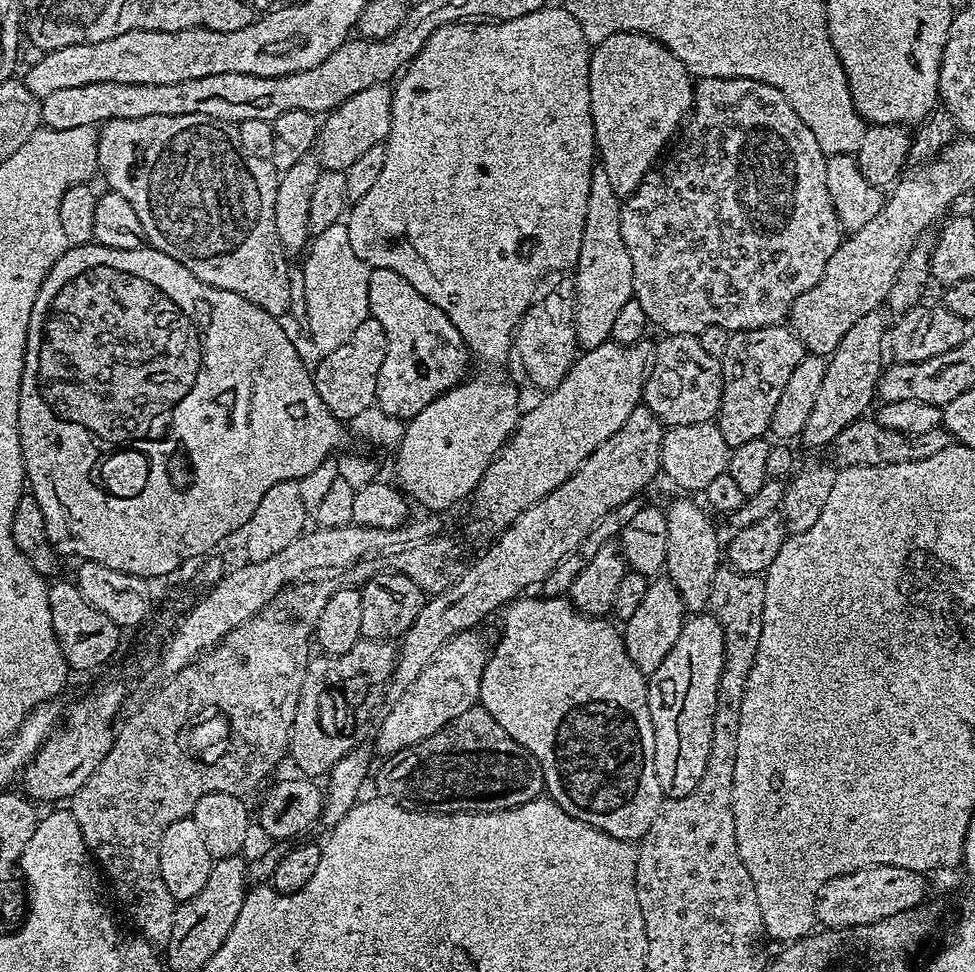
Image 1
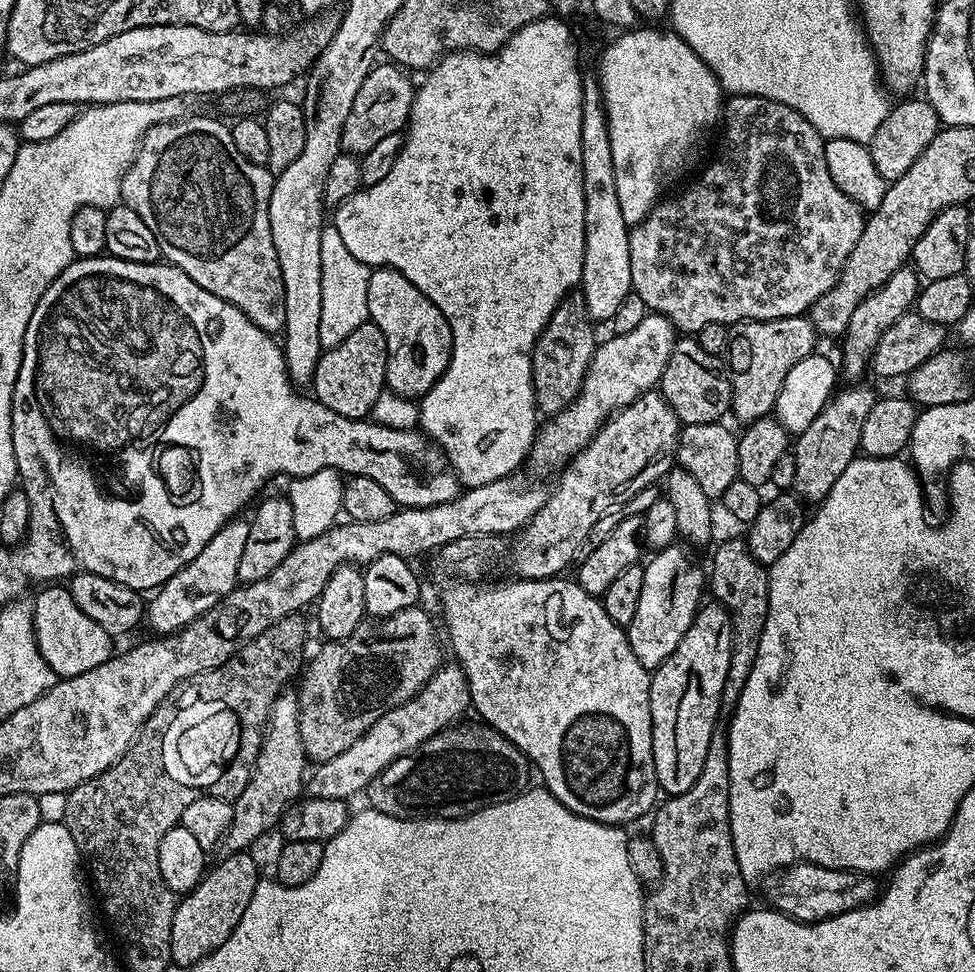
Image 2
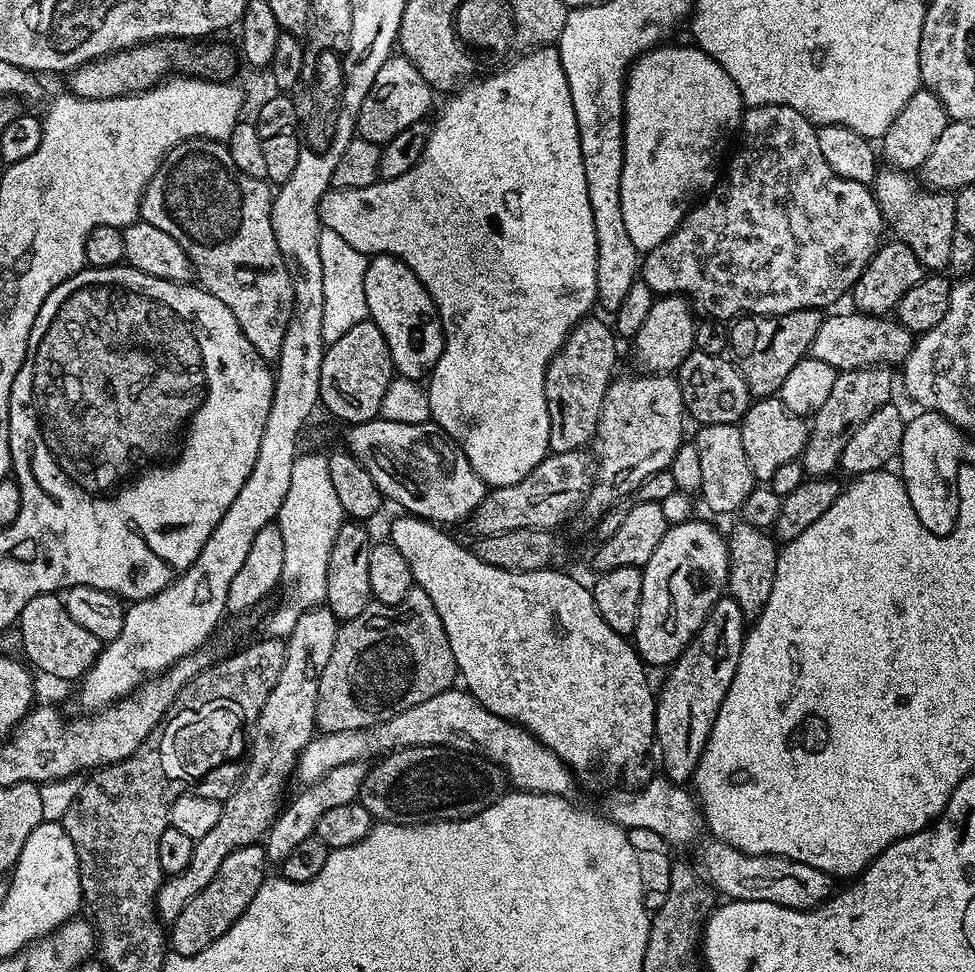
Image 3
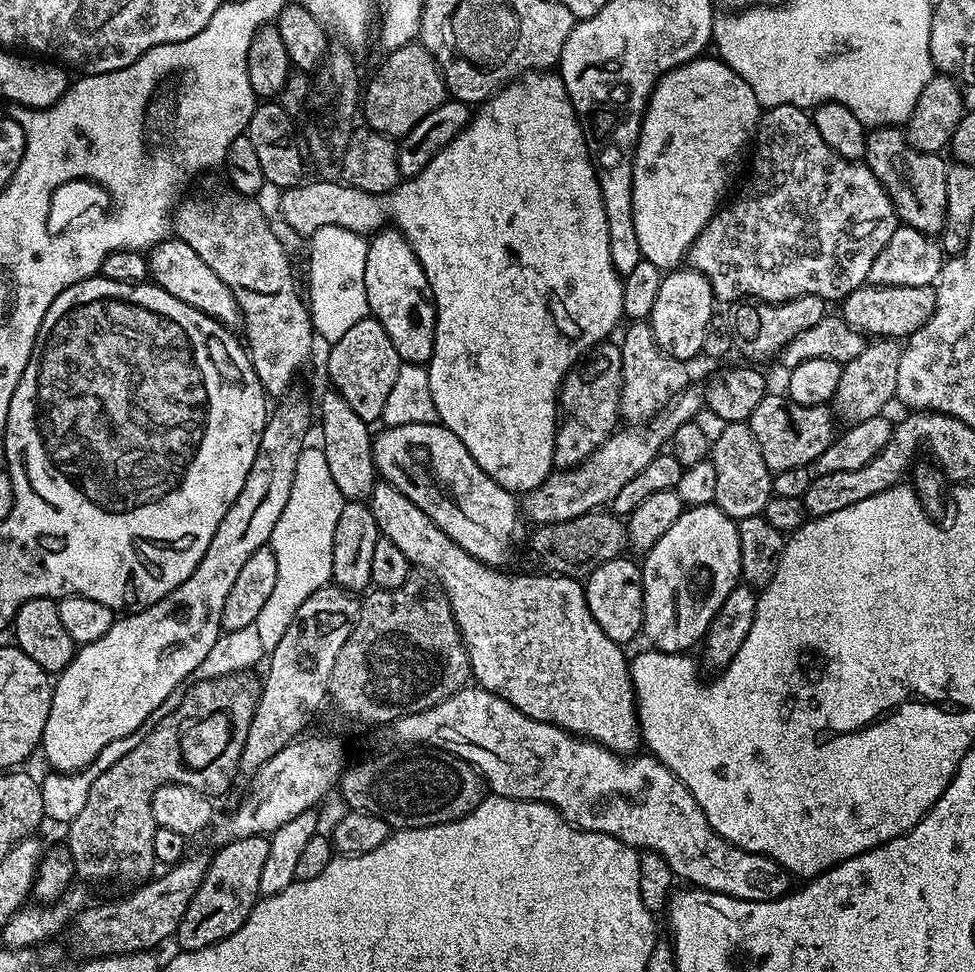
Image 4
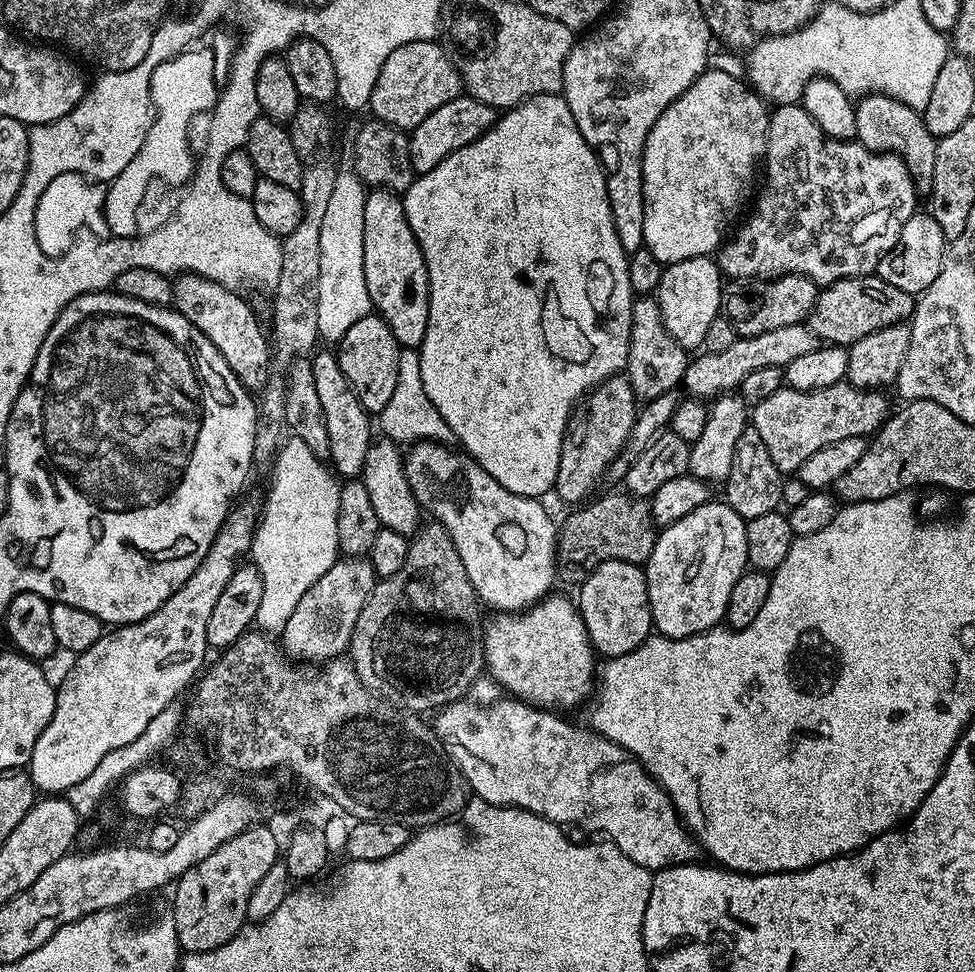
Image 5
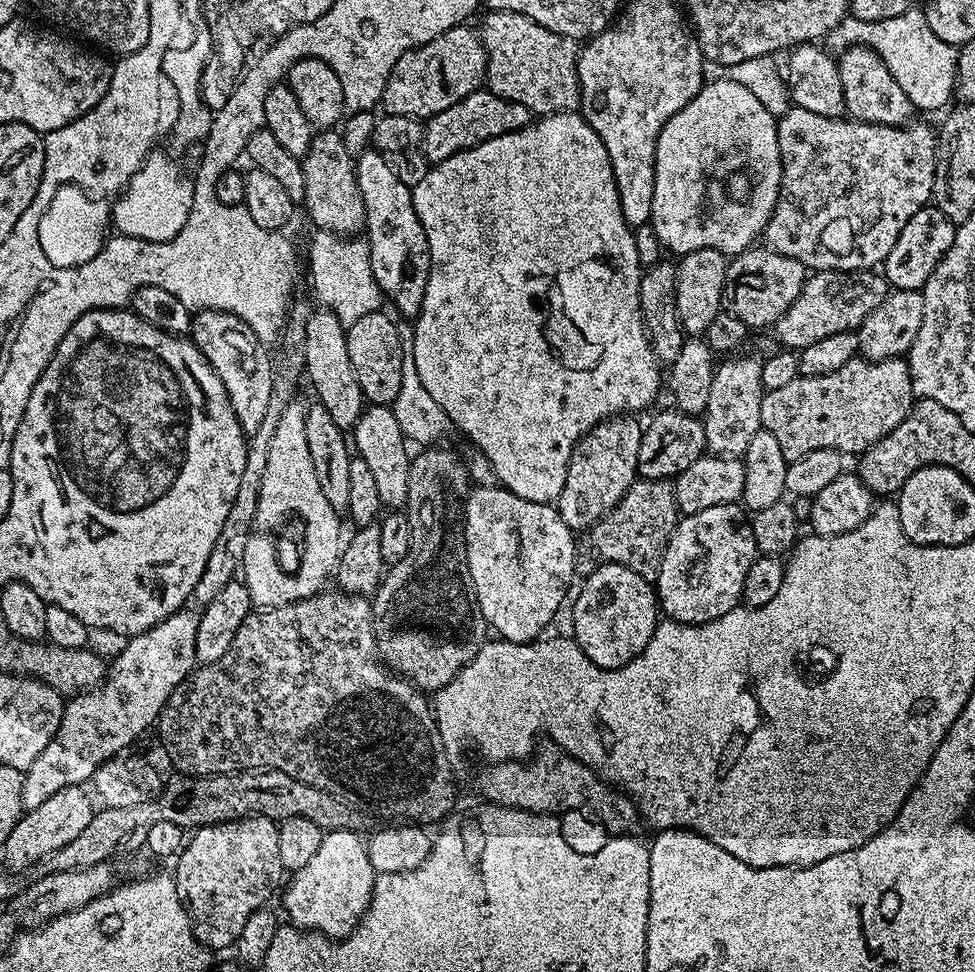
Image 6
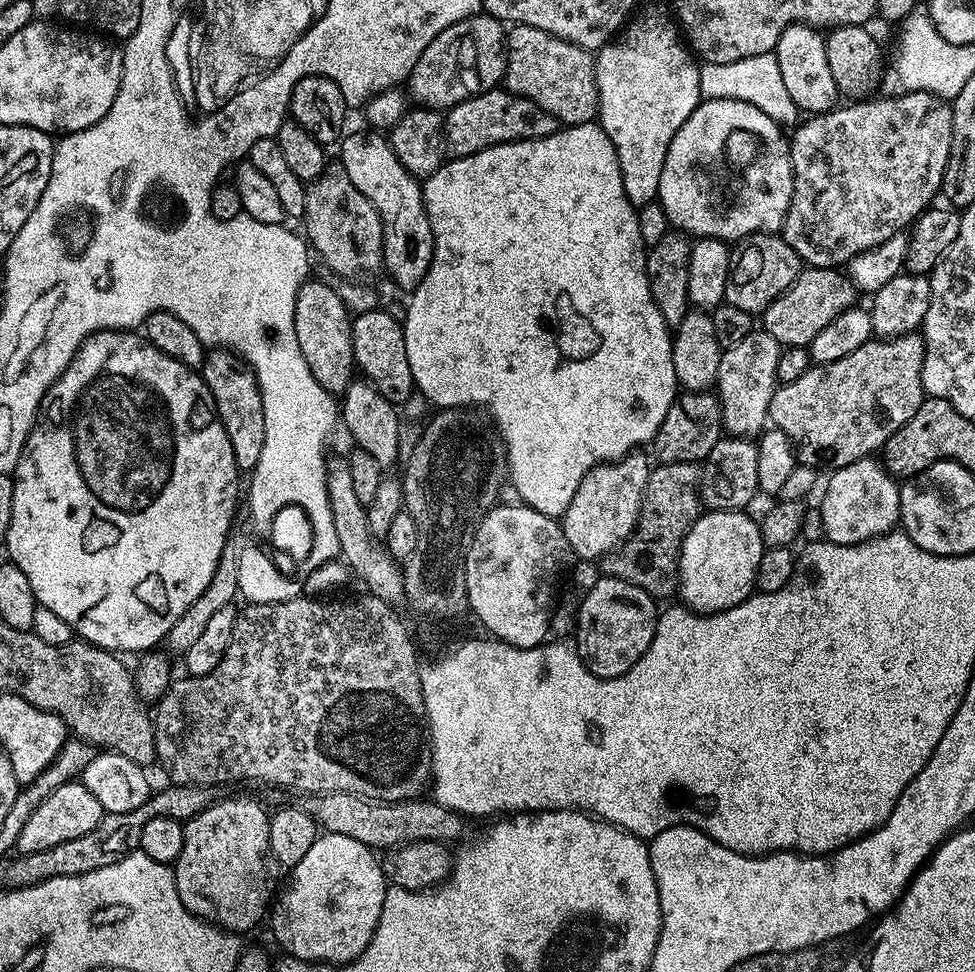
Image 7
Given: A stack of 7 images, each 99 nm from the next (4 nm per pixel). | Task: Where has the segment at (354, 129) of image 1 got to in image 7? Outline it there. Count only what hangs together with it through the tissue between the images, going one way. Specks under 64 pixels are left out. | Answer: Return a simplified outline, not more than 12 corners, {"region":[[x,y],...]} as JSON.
{"region":[[505,25],[446,26],[414,62],[406,92],[447,110],[503,81]]}

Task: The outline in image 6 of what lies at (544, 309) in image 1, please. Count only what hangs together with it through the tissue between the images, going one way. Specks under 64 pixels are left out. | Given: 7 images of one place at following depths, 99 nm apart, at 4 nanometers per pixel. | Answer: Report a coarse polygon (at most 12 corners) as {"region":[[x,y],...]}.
{"region":[[628,414],[574,446],[554,504],[591,528],[638,479],[644,428]]}

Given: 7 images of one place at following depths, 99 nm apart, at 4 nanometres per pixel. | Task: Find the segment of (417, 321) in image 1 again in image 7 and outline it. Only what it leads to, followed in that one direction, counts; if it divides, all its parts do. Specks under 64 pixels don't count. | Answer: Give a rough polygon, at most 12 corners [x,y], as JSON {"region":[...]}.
{"region":[[349,131],[338,164],[378,210],[383,271],[428,277],[436,233],[421,181],[379,131]]}

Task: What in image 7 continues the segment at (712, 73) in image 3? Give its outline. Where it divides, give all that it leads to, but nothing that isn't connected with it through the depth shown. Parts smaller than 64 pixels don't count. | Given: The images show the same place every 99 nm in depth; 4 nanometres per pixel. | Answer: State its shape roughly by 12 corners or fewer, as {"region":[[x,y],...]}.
{"region":[[703,99],[657,201],[685,235],[777,233],[793,196],[783,129]]}

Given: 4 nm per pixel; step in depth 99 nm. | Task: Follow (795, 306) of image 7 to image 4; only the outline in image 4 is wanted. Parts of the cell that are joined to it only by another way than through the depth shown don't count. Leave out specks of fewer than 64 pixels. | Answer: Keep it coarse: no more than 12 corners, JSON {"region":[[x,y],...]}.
{"region":[[864,283],[839,315],[868,338],[907,338],[936,289]]}

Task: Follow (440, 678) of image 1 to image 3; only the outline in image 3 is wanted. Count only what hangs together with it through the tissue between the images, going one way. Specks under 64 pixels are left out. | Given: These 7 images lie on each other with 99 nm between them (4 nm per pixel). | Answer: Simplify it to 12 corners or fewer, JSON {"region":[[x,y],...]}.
{"region":[[355,760],[301,787],[263,841],[283,862],[318,818],[359,797],[369,765]]}

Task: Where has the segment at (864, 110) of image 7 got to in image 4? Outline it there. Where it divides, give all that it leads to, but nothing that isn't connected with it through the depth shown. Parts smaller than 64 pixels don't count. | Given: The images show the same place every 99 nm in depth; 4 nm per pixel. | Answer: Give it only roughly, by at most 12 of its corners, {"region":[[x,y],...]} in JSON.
{"region":[[805,109],[761,111],[688,248],[717,301],[843,301],[898,217]]}

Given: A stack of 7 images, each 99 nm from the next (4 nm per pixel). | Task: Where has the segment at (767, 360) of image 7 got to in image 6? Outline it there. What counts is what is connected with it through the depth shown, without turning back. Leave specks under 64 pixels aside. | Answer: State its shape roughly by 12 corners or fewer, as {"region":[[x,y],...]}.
{"region":[[762,360],[715,365],[705,449],[743,457],[762,431]]}

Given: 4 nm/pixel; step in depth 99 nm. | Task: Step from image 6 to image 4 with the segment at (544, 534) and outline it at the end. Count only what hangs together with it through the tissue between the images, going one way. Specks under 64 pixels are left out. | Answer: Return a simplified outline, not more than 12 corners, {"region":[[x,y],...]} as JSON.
{"region":[[443,423],[385,427],[379,479],[489,566],[522,508]]}

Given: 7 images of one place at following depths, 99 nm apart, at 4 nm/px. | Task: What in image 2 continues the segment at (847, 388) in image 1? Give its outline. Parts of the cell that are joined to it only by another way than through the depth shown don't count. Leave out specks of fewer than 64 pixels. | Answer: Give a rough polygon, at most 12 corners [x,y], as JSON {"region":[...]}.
{"region":[[905,266],[850,314],[849,381],[869,371],[878,338],[908,315],[922,280]]}

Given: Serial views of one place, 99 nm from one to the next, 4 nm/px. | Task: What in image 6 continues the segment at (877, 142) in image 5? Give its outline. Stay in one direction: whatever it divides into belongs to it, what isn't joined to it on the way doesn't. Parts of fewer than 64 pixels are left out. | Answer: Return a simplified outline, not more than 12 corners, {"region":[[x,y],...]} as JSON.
{"region":[[873,48],[839,53],[844,111],[907,124],[914,109]]}

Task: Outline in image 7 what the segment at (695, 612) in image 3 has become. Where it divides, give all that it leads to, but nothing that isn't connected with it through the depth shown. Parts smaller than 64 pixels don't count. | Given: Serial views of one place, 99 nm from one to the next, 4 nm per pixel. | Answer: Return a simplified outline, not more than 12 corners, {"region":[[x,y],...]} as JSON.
{"region":[[708,510],[680,551],[678,596],[724,612],[753,595],[764,539]]}

